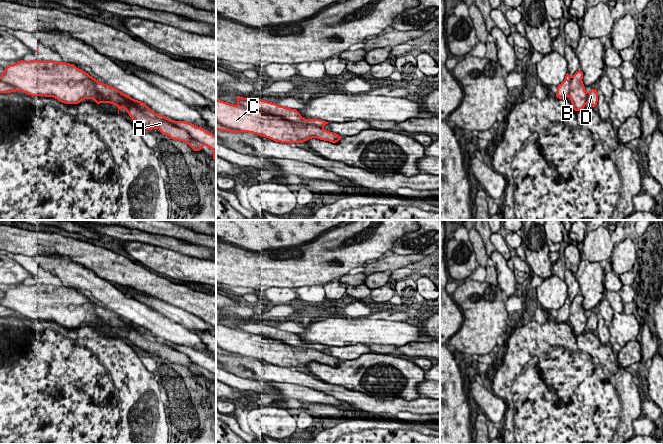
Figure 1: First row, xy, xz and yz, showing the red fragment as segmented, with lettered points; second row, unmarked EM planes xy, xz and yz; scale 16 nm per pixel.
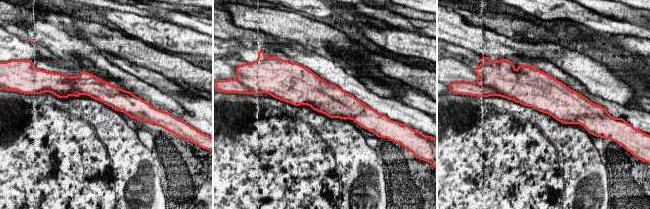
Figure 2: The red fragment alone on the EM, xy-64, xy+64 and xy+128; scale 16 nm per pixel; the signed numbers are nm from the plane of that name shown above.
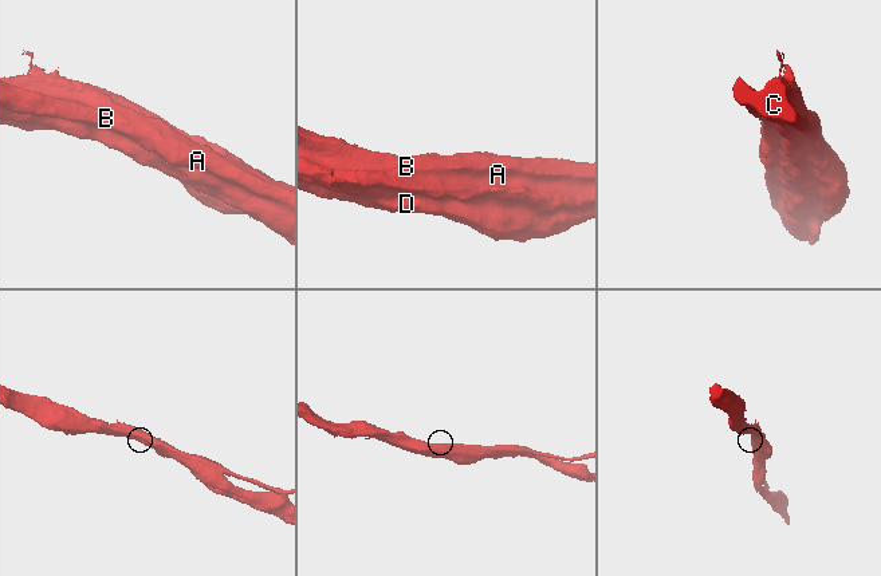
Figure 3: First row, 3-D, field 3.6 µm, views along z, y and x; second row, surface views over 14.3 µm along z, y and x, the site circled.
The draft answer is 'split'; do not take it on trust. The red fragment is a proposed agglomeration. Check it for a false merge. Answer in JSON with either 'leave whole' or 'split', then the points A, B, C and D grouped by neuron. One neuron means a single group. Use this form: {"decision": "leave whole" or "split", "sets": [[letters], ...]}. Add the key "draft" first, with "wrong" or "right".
{"draft": "right", "decision": "split", "sets": [["A", "C", "D"], ["B"]]}

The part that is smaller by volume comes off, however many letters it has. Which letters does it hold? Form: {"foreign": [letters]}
{"foreign": ["B"]}

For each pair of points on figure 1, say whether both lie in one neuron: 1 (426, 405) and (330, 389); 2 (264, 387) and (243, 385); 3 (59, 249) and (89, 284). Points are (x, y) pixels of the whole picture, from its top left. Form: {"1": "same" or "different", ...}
{"1": "same", "2": "same", "3": "different"}

